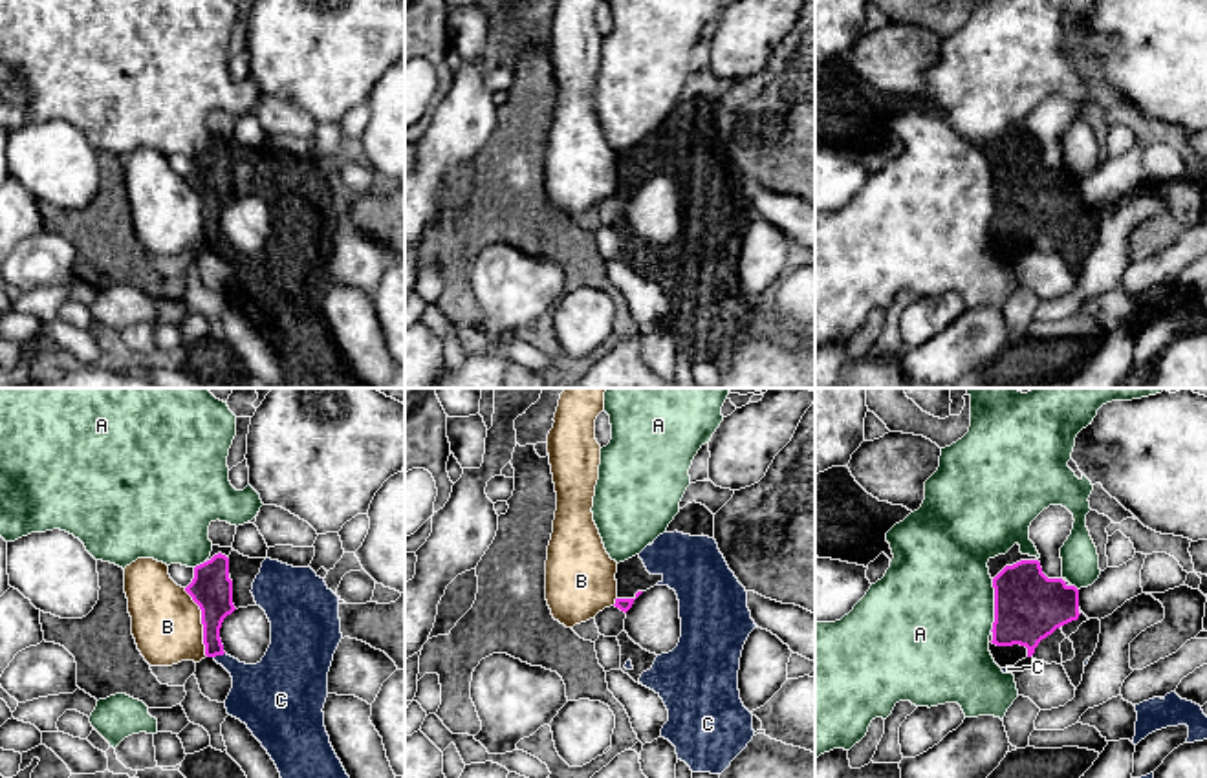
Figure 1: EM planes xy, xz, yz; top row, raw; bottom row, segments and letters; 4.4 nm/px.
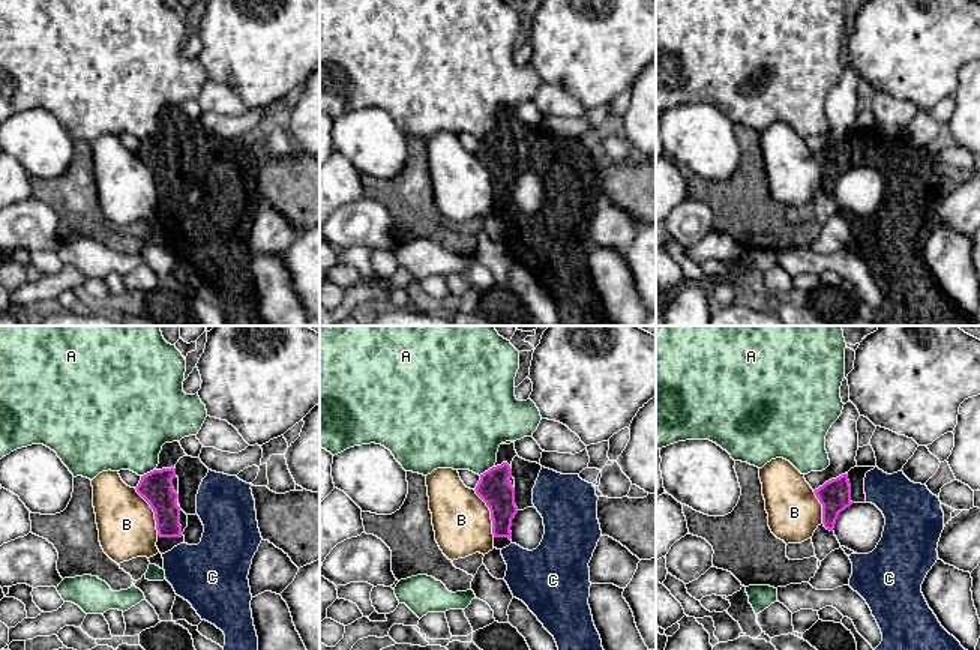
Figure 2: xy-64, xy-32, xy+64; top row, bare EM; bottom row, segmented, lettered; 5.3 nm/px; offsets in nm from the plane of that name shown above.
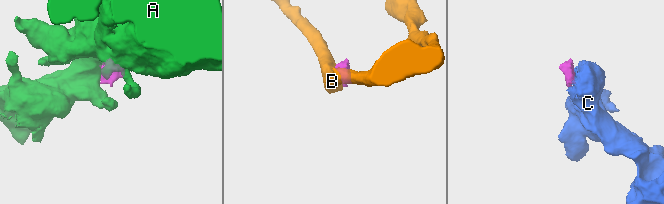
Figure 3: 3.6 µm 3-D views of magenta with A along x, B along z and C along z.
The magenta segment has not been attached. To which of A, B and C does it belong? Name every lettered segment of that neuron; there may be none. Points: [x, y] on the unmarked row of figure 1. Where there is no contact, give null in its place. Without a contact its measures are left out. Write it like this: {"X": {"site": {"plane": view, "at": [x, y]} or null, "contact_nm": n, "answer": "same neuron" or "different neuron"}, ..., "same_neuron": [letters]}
{"A": {"site": {"plane": "yz", "at": [995, 194]}, "contact_nm": 240, "answer": "different neuron"}, "B": {"site": {"plane": "xy", "at": [202, 213]}, "contact_nm": 320, "answer": "different neuron"}, "C": {"site": {"plane": "xy", "at": [218, 244]}, "contact_nm": 50, "answer": "same neuron"}, "same_neuron": ["C"]}

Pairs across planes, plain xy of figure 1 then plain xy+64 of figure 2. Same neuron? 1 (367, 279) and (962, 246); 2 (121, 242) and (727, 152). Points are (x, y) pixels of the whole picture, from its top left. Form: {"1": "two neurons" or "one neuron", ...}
{"1": "two neurons", "2": "two neurons"}

